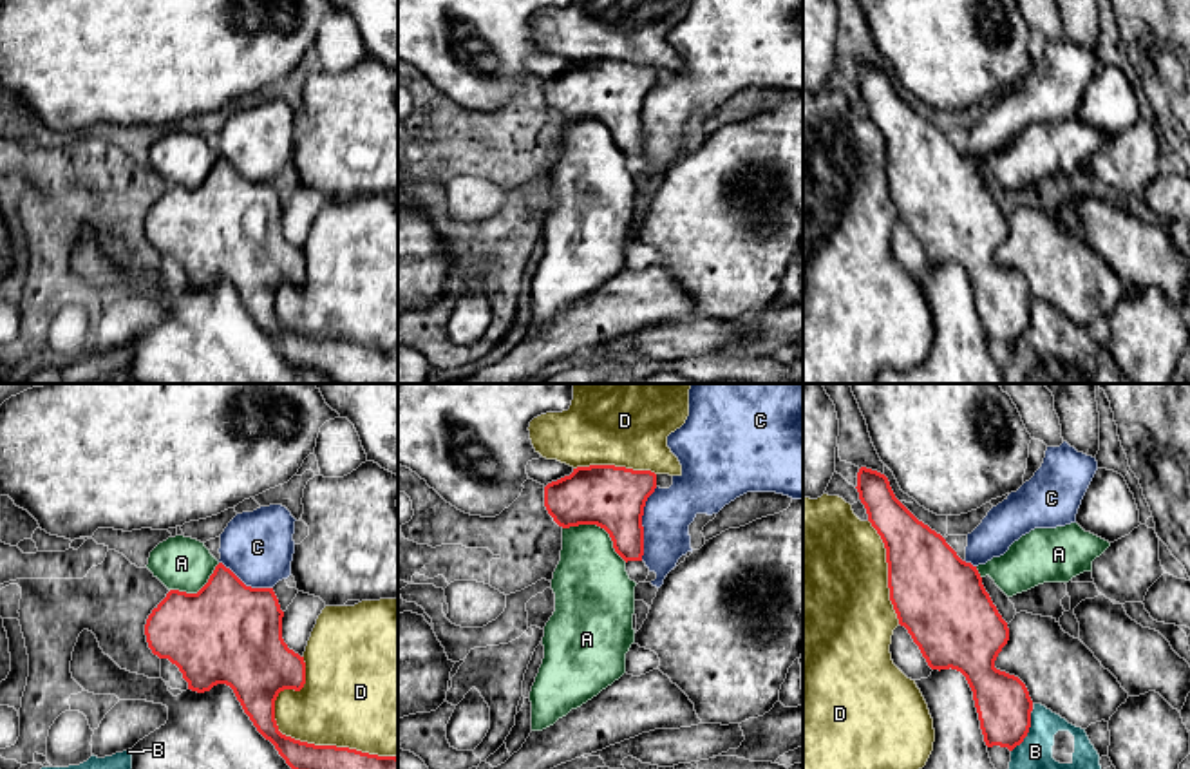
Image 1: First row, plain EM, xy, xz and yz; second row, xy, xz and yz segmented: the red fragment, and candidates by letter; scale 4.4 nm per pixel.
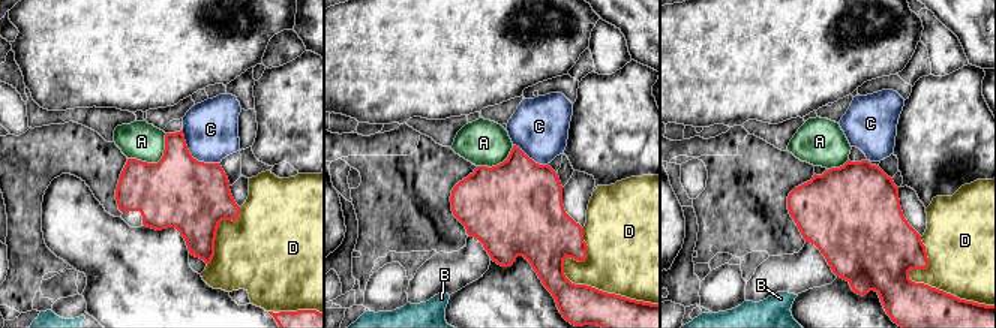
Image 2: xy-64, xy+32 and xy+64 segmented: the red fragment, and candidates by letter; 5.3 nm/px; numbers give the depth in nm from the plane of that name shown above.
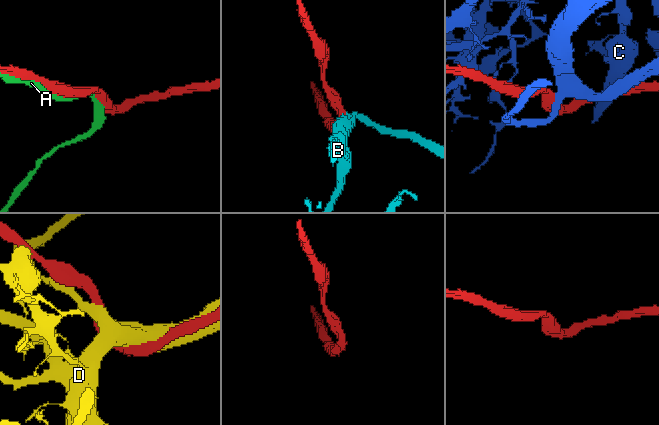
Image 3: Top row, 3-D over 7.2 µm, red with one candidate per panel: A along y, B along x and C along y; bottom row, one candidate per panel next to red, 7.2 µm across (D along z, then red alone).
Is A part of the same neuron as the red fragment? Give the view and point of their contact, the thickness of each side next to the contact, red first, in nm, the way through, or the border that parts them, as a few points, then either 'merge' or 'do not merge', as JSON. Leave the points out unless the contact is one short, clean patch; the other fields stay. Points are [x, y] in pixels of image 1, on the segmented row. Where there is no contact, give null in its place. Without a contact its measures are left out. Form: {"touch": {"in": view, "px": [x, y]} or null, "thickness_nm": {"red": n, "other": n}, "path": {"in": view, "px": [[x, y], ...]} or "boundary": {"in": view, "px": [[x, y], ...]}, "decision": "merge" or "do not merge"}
{"touch": {"in": "xz", "px": [599, 525]}, "thickness_nm": {"red": 280, "other": 320}, "decision": "merge"}

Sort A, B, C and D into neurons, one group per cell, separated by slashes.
A / B / C / D

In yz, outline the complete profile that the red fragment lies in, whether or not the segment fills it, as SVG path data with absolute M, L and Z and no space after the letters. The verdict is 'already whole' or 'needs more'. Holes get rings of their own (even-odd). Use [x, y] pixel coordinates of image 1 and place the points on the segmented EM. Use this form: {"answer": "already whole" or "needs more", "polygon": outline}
{"answer": "needs more", "polygon": "M861 467L855 489L868 521L886 548L890 601L899 624L908 630L931 669L951 668L966 677L973 691L986 745L1013 751L1029 733L1033 700L1018 677L995 668L998 653L1009 641L1009 628L986 592L982 579L989 575L1007 597L1044 583L1069 583L1083 572L1092 572L1092 561L1110 543L1085 532L1078 523L1034 528L1015 541L1004 555L973 566L962 561L940 534L919 521L895 498L884 474Z"}

